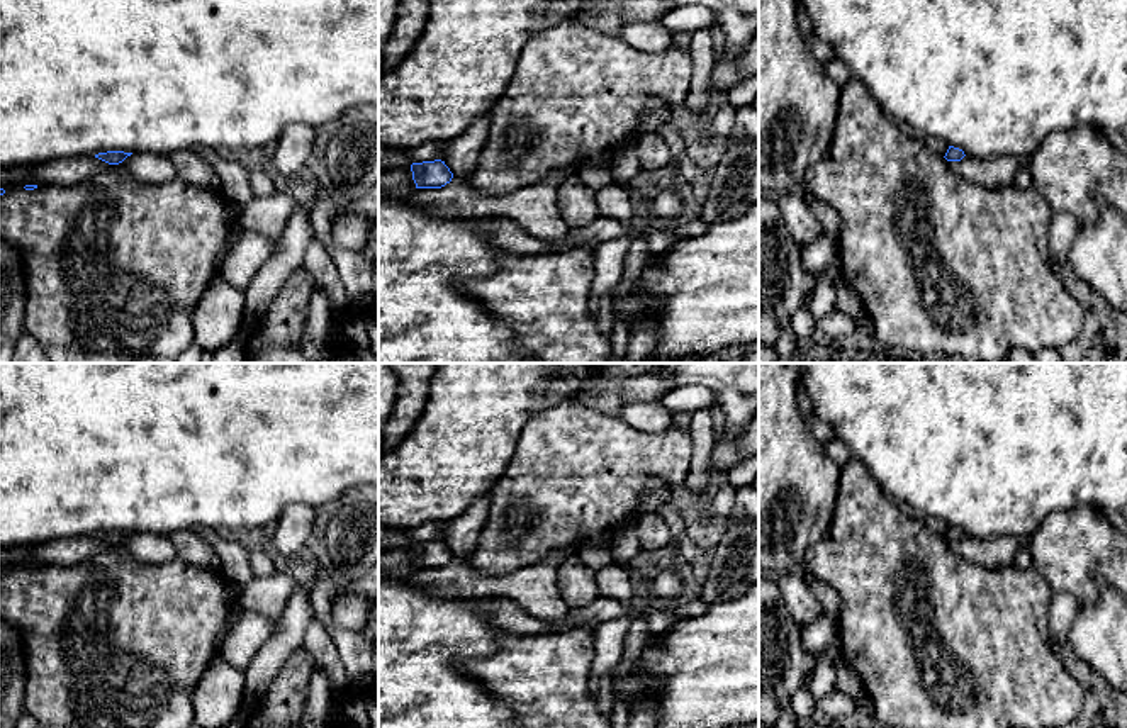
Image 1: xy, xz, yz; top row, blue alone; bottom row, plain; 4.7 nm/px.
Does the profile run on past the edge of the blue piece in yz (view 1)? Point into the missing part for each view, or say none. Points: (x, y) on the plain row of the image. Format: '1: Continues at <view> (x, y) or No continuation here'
1: No continuation here

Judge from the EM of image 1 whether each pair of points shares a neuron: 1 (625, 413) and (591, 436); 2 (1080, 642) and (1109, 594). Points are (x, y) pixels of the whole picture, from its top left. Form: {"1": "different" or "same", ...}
{"1": "different", "2": "same"}

